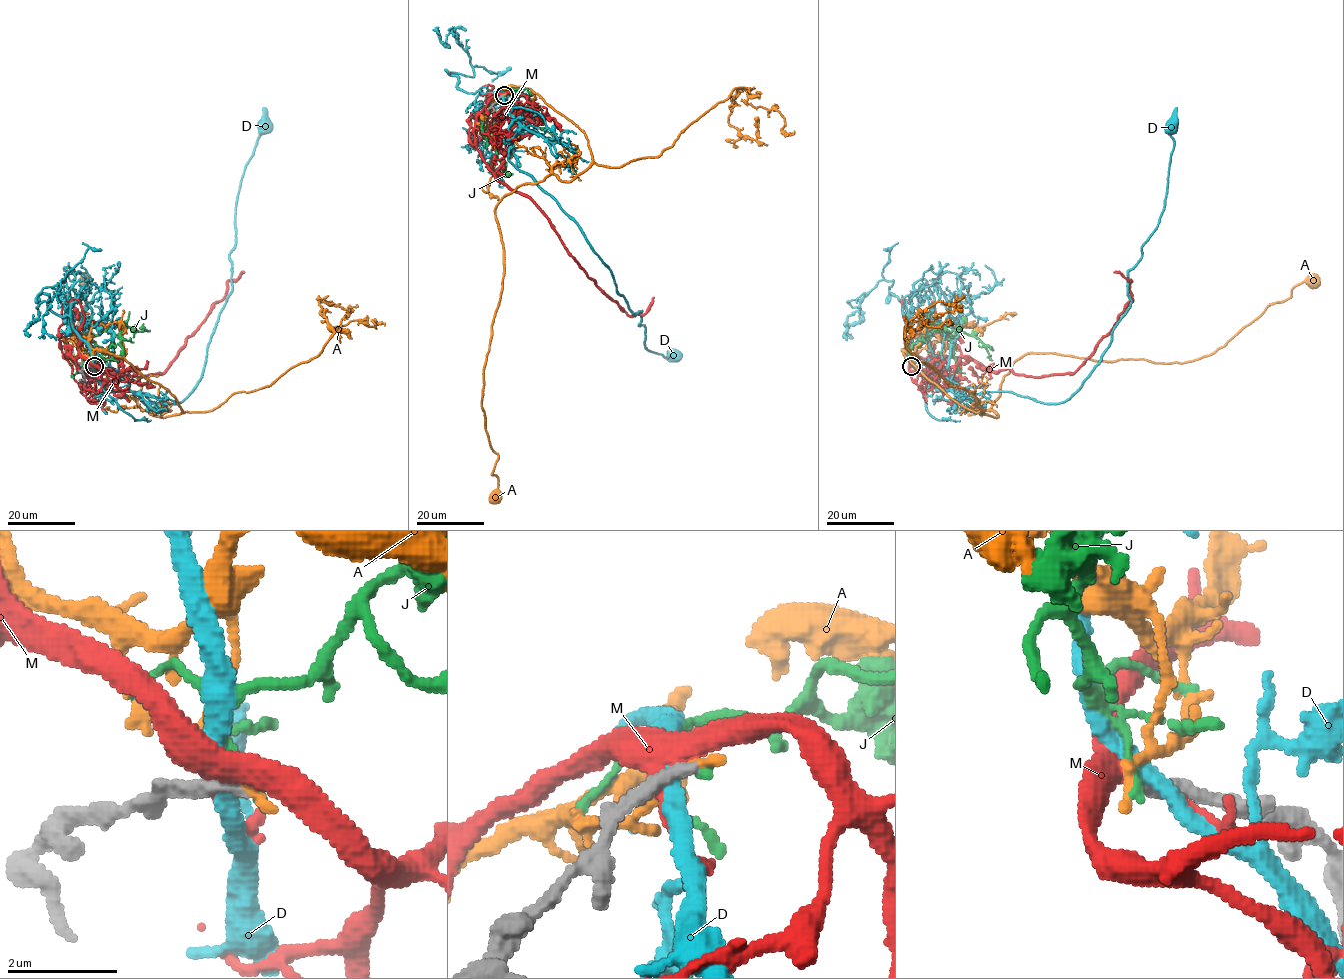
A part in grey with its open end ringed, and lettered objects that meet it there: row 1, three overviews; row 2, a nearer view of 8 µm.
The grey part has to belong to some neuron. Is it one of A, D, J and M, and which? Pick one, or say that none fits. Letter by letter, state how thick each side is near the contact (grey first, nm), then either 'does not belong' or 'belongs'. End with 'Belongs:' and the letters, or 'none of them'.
A: 240 nm thick on the grey side, 170 nm on the other; does not belong
D: 280 nm thick on the grey side, 320 nm on the other; does not belong
J: 240 nm thick on the grey side, 140 nm on the other; does not belong
M: 300 nm thick on the grey side, 280 nm on the other; does not belong
Belongs: none of them

